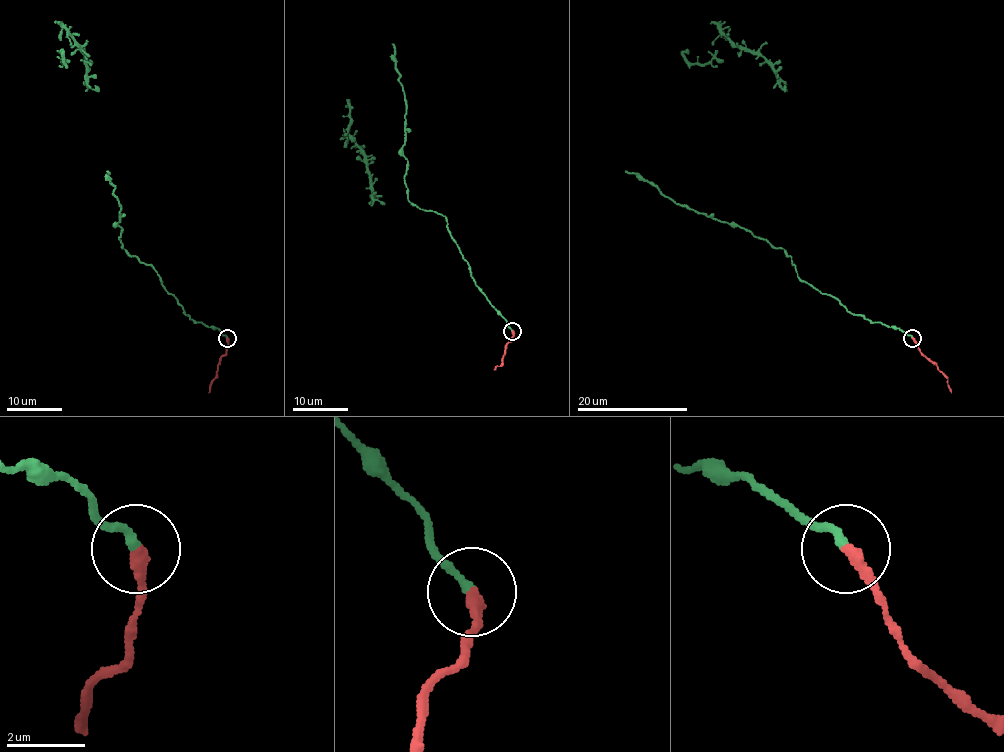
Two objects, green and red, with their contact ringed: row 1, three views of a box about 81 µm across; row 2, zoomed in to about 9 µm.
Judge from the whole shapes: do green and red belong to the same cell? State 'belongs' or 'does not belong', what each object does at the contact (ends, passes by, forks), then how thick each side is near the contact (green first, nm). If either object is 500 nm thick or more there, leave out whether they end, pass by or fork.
does not belong | green ends | red ends | 220/340 nm

